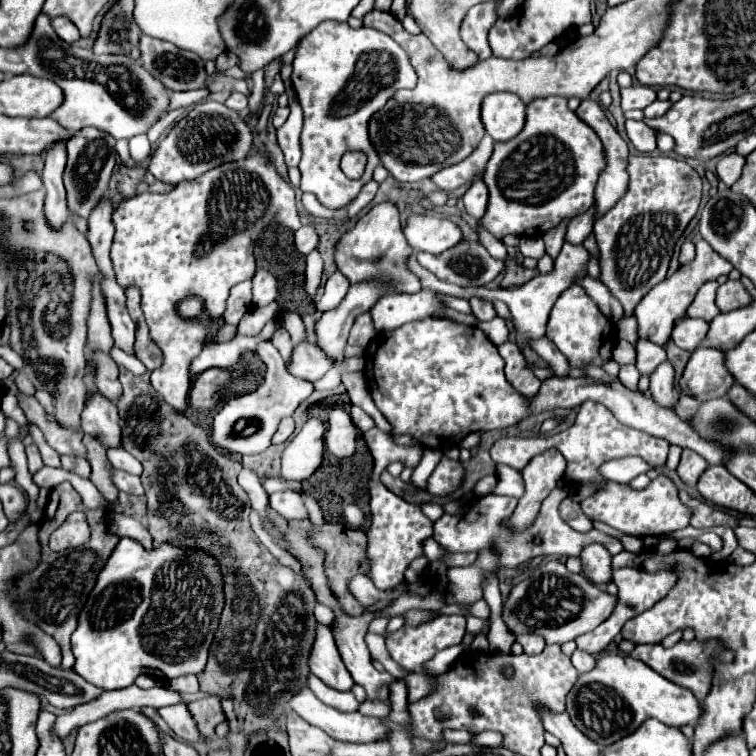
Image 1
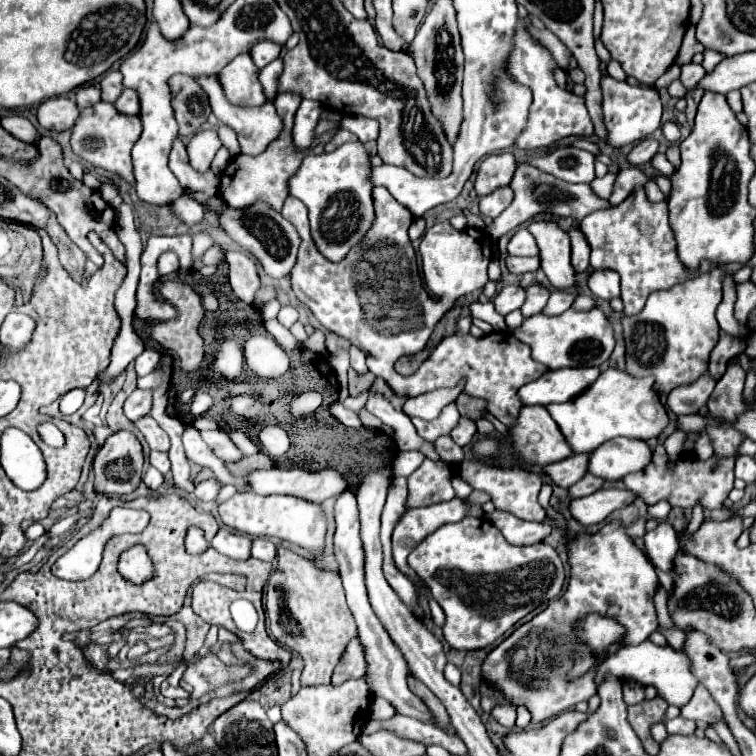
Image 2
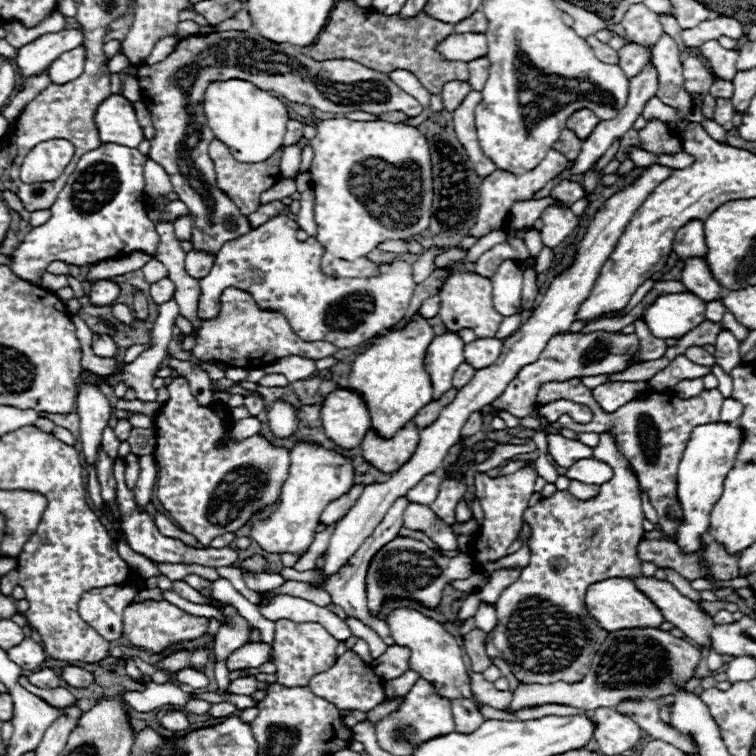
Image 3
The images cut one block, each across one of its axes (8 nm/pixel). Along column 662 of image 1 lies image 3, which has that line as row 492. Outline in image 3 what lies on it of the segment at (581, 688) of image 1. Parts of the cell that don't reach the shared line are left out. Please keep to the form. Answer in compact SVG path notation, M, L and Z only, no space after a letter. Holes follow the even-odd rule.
M712 422L692 430L682 462L678 466L678 498L684 508L684 524L678 528L676 544L692 554L700 548L698 538L710 526L710 512L724 492L724 480L736 464L736 454L744 442L744 430L726 422Z

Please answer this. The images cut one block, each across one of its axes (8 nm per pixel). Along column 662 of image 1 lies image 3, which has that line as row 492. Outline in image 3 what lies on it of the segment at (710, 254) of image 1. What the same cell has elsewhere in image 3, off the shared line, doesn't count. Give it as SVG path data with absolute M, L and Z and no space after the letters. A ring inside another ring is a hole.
M298 442L292 450L292 466L288 478L282 484L278 504L268 518L256 520L252 524L250 538L256 540L266 554L306 554L316 536L320 514L332 500L344 496L346 490L350 490L352 478L354 468L342 454L308 442Z

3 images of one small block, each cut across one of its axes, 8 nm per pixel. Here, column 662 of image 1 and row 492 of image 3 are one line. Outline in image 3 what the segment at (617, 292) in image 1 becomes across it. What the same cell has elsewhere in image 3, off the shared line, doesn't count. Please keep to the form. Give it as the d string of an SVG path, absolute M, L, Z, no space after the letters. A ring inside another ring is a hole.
M174 378L172 384L168 384L168 392L170 400L162 406L158 416L154 416L156 428L154 460L158 466L156 498L184 532L192 534L200 544L208 546L212 538L224 532L236 532L240 526L248 522L248 518L256 510L274 504L278 500L280 486L286 480L290 468L290 454L284 448L270 446L258 434L242 442L234 442L226 450L216 450L214 442L218 442L226 432L230 432L230 422L224 420L228 418L228 410L224 410L224 406L200 406L196 398L190 394L190 386L184 378ZM264 474L270 476L270 484L262 484Z

